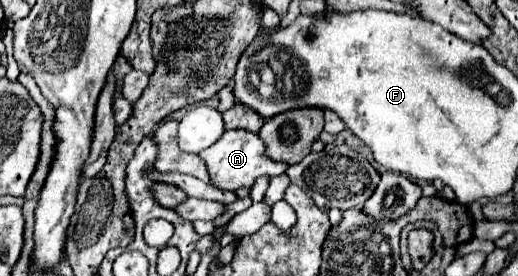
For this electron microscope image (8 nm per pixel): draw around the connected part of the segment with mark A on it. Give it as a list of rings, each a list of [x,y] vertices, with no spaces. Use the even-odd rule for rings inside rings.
[[[228,129],[212,147],[200,151],[200,157],[208,163],[208,171],[212,177],[212,185],[228,191],[236,191],[238,187],[250,187],[260,175],[282,175],[288,169],[288,163],[276,163],[266,155],[266,143],[258,133],[246,129]]]

